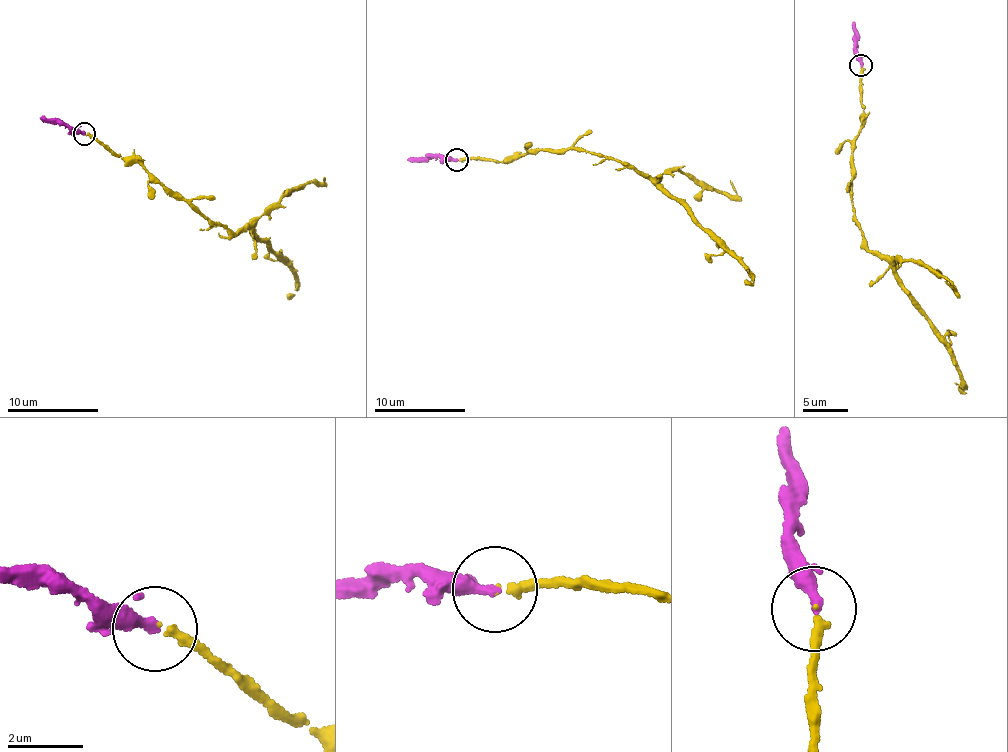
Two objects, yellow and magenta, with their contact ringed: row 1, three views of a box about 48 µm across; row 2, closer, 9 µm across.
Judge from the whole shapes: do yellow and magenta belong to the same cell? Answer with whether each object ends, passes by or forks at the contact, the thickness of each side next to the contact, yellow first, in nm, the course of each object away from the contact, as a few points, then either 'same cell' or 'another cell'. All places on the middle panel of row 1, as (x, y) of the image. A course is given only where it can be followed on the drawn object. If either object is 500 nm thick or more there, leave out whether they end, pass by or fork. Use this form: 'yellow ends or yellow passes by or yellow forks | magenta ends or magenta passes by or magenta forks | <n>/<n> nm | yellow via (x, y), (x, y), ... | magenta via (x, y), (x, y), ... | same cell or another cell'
yellow ends | magenta passes by | 140/240 nm | yellow via (456, 160), (502, 162), (541, 149), (583, 150), (627, 163), (672, 195), (734, 256), (753, 279), (746, 284) | magenta via (456, 160), (407, 158) | same cell

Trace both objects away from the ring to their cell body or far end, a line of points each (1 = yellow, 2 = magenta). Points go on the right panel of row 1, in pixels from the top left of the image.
1: (861, 65), (867, 116), (852, 151), (851, 197), (859, 229), (951, 358), (960, 391)
2: (861, 65), (853, 21)

